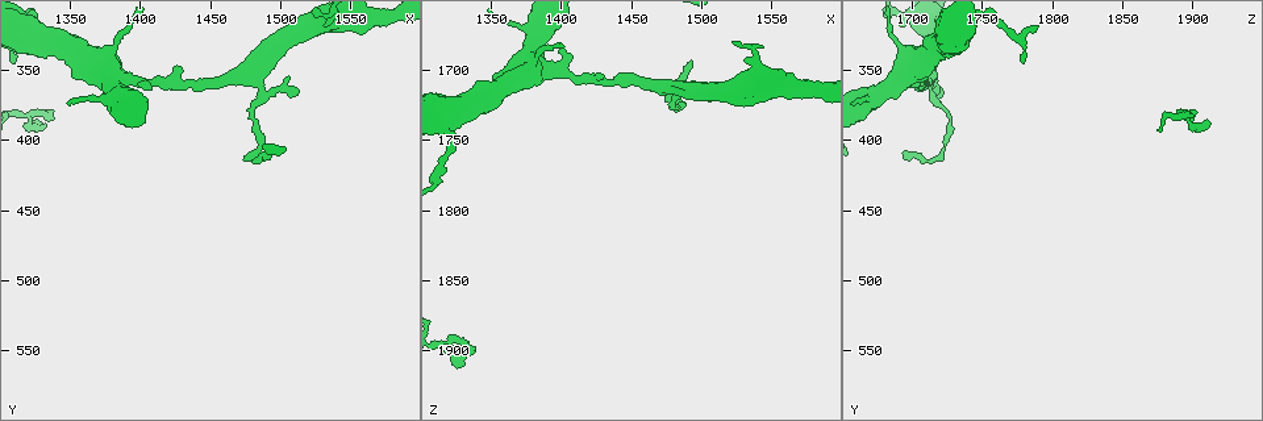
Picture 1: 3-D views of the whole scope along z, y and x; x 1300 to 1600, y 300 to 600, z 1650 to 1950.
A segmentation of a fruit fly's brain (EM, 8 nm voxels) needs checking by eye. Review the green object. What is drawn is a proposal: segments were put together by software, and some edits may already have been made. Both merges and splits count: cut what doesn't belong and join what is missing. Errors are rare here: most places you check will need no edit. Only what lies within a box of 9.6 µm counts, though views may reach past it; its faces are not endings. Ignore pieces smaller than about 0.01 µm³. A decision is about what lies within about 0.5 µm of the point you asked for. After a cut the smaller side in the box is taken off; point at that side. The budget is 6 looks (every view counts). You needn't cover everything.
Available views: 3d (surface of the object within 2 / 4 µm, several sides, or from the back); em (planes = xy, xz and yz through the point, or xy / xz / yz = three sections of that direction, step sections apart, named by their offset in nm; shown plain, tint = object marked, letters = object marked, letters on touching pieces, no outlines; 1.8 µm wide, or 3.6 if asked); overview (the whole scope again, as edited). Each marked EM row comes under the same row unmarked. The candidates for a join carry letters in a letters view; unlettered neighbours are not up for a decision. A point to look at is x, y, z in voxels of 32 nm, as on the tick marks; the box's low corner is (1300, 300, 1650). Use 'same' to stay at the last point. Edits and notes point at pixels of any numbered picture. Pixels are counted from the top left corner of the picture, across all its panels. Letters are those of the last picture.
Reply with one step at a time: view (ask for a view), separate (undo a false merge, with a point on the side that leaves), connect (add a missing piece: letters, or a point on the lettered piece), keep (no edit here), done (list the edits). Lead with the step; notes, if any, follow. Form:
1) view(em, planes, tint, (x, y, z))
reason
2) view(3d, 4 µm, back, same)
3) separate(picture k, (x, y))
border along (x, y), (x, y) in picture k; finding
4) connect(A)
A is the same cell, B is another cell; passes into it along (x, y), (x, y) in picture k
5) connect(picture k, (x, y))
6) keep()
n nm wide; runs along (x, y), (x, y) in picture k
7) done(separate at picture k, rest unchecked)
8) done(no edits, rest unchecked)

view(3d, 4 µm, (1512, 366, 1720))
an open end

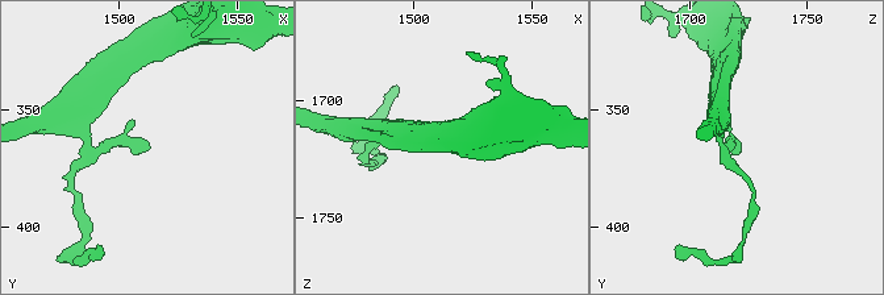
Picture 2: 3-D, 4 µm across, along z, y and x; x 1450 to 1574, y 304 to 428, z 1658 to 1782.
view(em, planes, tint, (1512, 367, 1720))
need the tissue

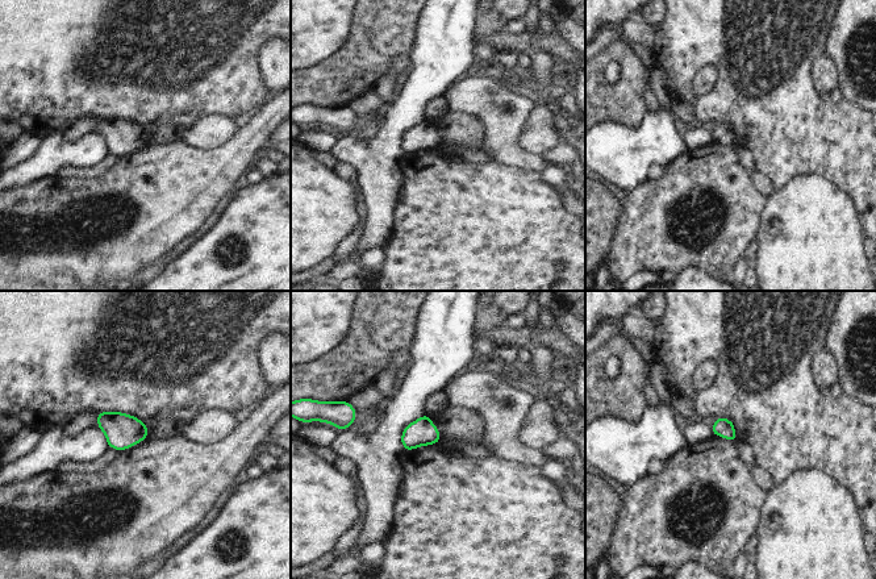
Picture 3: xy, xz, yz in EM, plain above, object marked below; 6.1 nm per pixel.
view(em, planes, letters, same)

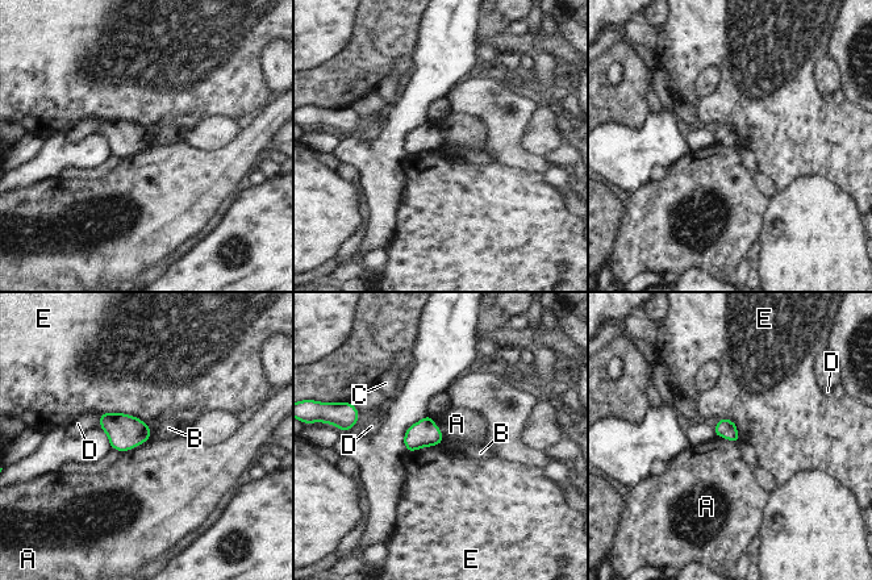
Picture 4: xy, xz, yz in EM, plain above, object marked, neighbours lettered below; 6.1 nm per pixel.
keep()
A, B, C, D and E are other cells; border along (150, 435), (146, 441), (121, 453) in picture 4; no lettered piece goes on from it

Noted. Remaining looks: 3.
view(em, planes, tint, (1320, 382, 1896))
sharp bend

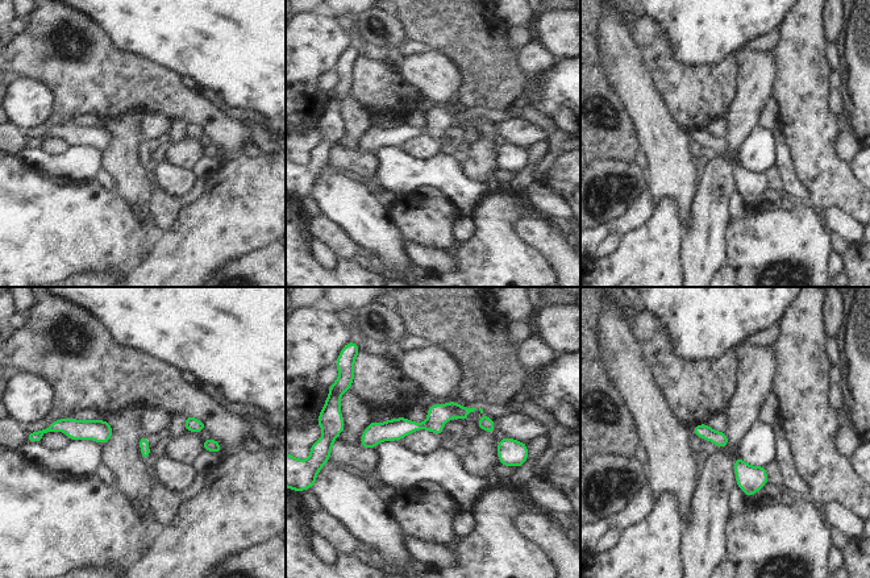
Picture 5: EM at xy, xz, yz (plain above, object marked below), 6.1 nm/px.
view(em, planes, letters, same)

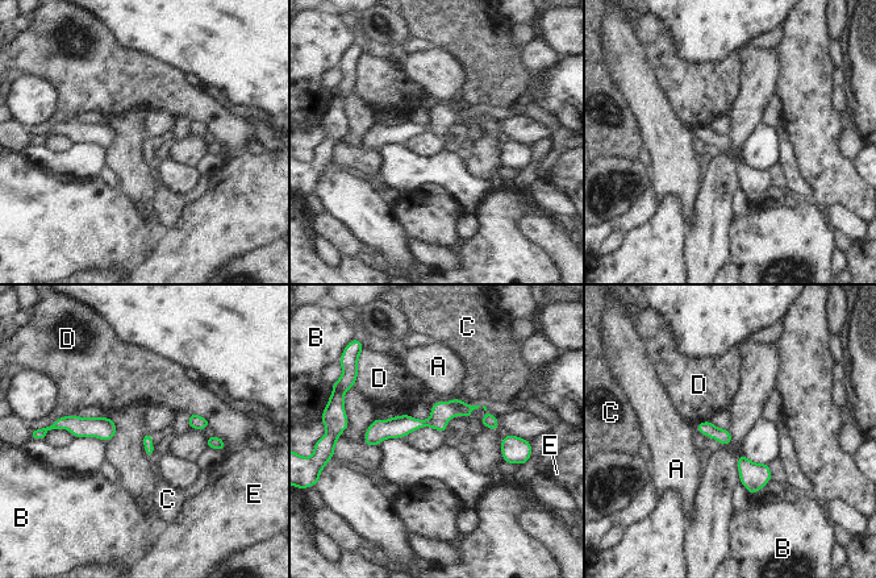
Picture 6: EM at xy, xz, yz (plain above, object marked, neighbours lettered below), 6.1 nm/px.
keep()
D touches over 160 nm; A, B, C, D and E are other cells; runs along (468, 407), (367, 439) in picture 6; continuous, no second neuron

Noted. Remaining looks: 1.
done(no edits, rest unchecked)

